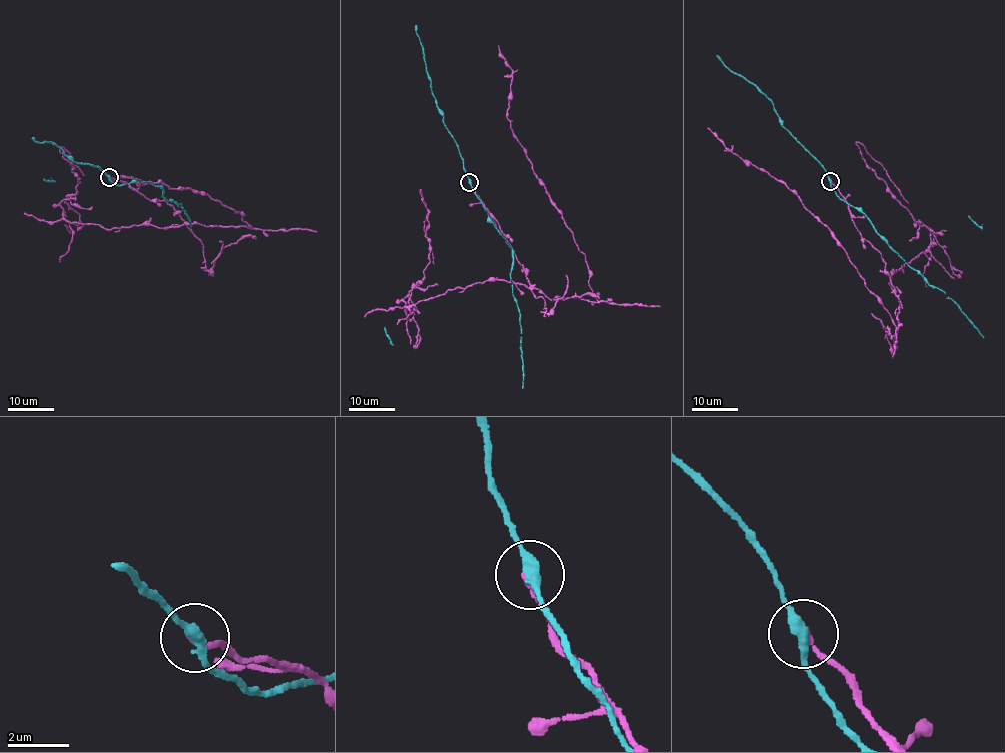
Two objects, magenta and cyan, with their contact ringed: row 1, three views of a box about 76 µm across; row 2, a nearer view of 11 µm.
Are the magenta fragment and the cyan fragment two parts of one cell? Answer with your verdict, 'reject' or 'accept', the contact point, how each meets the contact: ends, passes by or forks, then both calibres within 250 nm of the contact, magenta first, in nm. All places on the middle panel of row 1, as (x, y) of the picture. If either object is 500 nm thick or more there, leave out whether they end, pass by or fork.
reject | (469, 182) | magenta ends | cyan passes by | 150/320 nm

